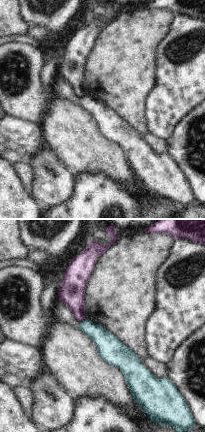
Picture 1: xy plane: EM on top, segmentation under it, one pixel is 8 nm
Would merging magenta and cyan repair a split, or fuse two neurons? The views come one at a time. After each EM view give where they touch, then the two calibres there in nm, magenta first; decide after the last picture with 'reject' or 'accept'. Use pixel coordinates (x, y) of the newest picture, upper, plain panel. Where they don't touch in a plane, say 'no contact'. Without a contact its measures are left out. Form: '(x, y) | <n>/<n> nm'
(82, 95) | 200/160 nm

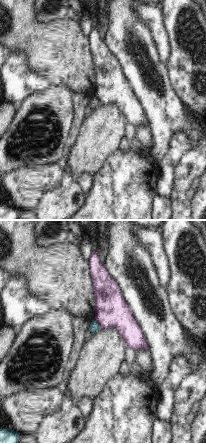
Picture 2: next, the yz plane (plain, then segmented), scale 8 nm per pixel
(98, 99) | 280/80 nm

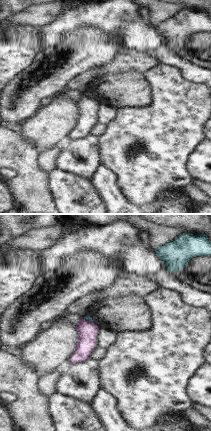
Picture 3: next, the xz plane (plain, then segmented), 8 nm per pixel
(87, 96) | 160/50 nm

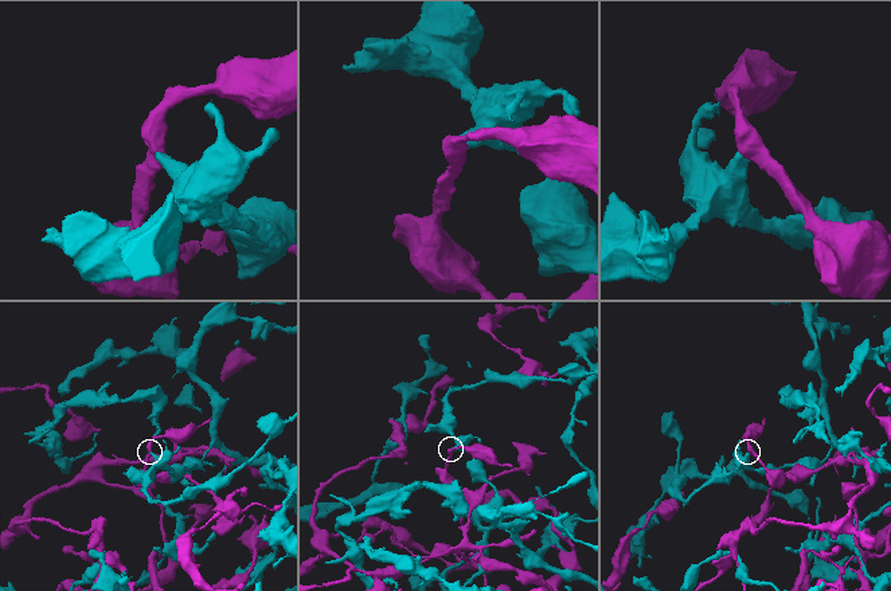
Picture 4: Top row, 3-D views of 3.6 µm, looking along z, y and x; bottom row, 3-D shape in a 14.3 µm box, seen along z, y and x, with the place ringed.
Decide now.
reject

